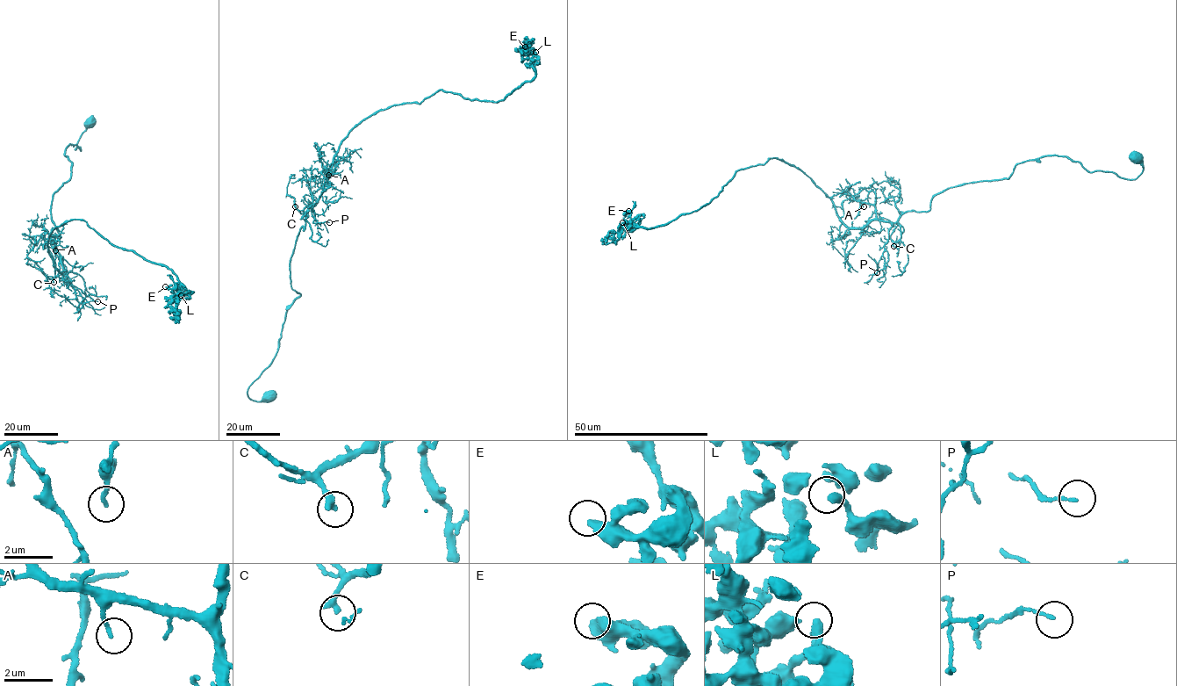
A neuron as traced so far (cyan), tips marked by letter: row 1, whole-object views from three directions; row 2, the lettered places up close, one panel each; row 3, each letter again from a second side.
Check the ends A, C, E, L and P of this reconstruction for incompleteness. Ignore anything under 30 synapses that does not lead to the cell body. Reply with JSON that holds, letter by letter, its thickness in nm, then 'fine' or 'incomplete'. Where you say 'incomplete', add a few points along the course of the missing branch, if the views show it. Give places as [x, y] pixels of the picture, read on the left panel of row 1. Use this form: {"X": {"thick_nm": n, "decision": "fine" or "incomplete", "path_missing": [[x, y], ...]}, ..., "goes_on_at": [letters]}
{"A": {"thick_nm": 140, "decision": "fine"}, "C": {"thick_nm": 280, "decision": "incomplete", "path_missing": [[53, 282], [60, 312]]}, "E": {"thick_nm": 480, "decision": "incomplete", "path_missing": [[165, 286], [165, 281], [155, 276]]}, "L": {"thick_nm": 360, "decision": "fine"}, "P": {"thick_nm": 120, "decision": "fine"}, "goes_on_at": ["C", "E"]}

